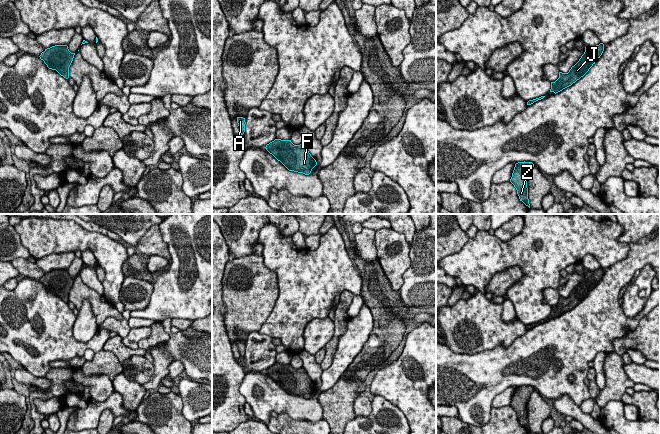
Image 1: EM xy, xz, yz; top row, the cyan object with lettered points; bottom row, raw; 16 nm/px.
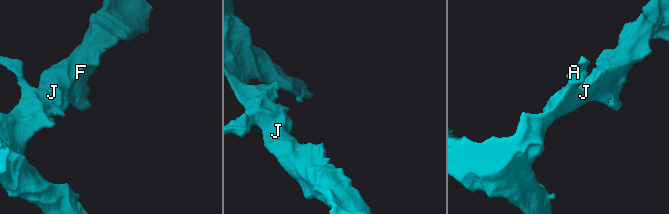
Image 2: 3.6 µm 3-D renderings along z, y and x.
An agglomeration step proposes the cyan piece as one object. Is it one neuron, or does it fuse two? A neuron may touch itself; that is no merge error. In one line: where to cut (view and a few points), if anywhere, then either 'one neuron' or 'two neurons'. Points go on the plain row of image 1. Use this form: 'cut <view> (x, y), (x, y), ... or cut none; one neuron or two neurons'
cut none; one neuron

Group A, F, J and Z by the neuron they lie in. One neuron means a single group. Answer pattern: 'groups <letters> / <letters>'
groups A F J Z

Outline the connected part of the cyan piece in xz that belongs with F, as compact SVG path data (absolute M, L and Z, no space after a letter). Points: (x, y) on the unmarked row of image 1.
M275 363L267 368L265 372L289 395L309 399L317 389L316 384L303 367L294 369L291 364Z

